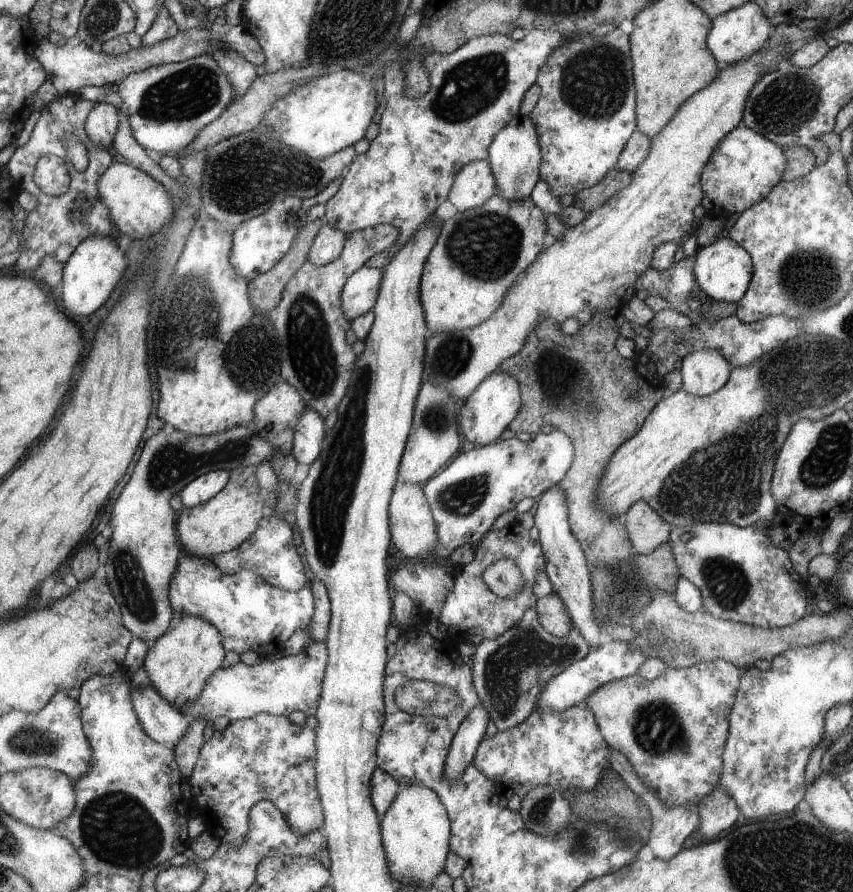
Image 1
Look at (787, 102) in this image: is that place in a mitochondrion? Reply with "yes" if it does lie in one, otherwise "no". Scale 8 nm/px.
yes

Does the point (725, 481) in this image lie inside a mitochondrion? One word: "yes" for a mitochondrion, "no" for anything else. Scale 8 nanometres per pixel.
yes

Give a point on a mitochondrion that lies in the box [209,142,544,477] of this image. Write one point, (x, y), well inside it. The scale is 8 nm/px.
(311, 354)

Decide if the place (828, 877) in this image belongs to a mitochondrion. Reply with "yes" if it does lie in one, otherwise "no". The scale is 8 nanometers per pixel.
yes

